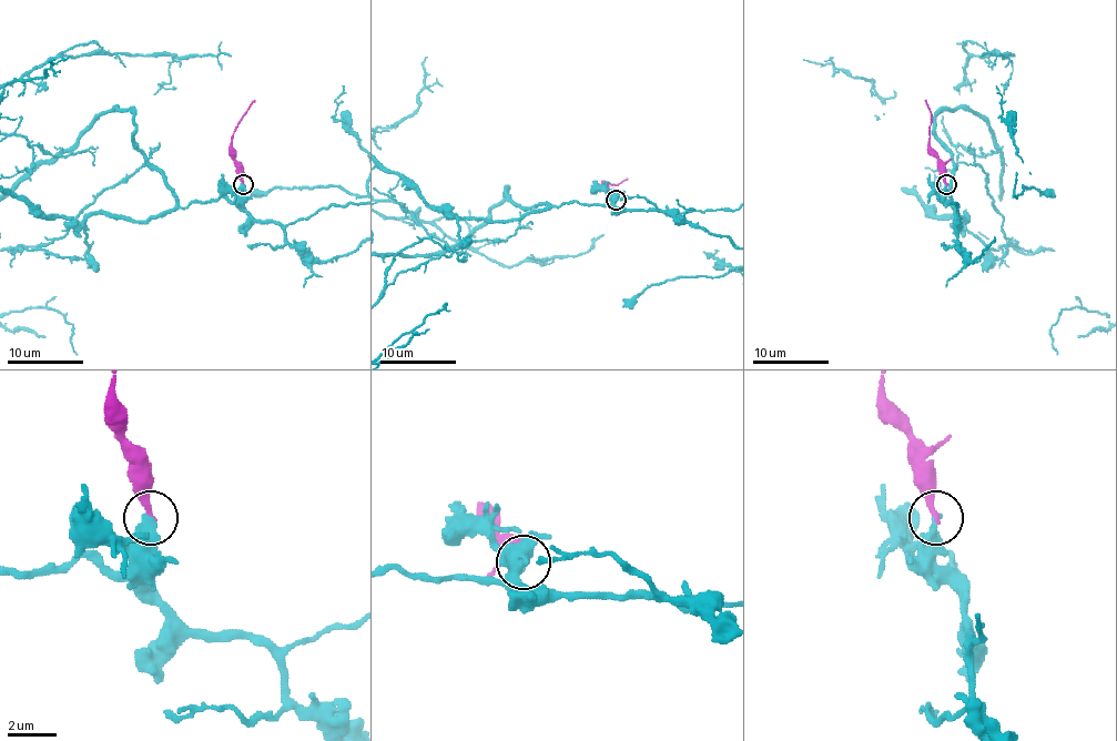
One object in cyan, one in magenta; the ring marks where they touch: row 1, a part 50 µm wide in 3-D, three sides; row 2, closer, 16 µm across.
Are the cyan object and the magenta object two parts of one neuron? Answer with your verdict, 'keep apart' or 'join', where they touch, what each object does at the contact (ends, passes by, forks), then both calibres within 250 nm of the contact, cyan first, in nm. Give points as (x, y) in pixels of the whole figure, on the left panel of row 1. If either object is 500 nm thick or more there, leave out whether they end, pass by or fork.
keep apart; place (243, 184); cyan ends; magenta ends; calibres 440 and 280 nm

